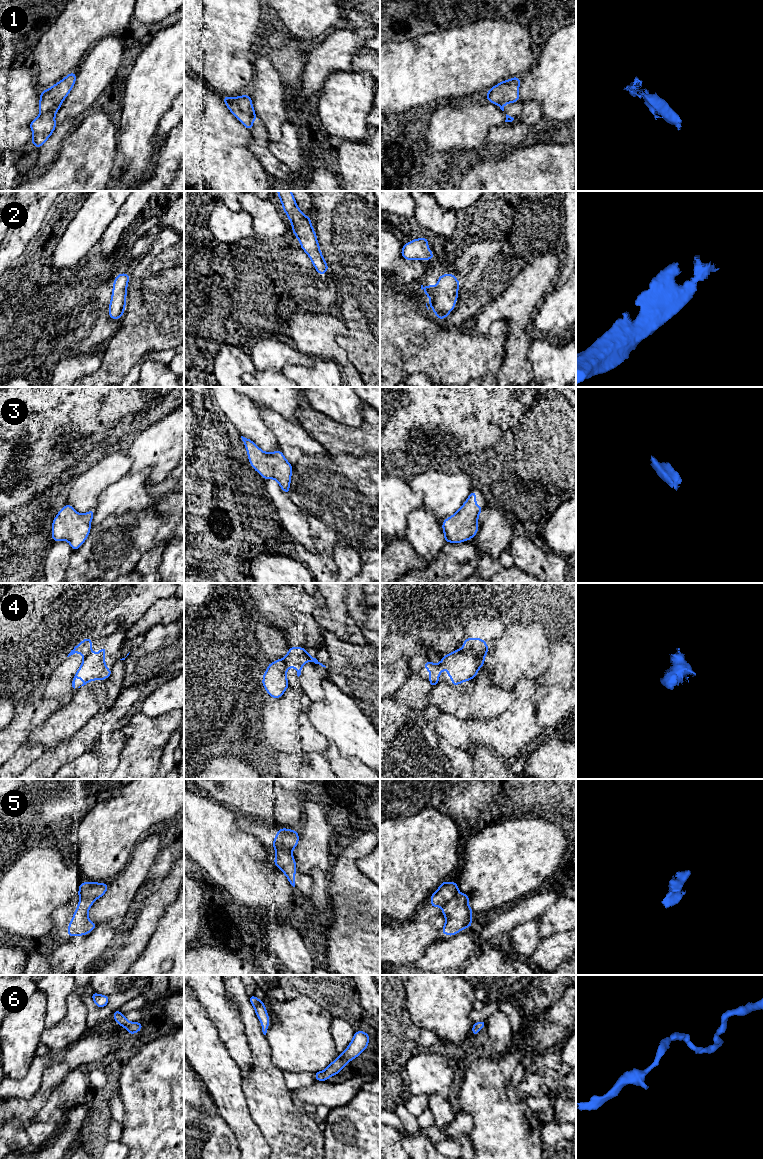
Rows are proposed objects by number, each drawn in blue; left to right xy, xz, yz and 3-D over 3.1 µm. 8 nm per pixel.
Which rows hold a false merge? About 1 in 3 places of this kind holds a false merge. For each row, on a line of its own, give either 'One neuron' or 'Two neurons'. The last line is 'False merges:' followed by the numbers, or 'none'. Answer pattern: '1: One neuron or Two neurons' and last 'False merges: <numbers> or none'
1: Two neurons
2: One neuron
3: One neuron
4: Two neurons
5: Two neurons
6: One neuron
False merges: 1, 4, 5

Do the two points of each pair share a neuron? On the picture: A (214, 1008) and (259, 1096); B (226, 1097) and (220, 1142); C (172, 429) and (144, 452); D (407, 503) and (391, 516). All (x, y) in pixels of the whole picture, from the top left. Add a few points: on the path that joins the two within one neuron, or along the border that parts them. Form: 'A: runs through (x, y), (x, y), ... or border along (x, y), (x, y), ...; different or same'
A: border along (250, 1050), (251, 1069), (242, 1075); different
B: border along (219, 1114), (232, 1131), (236, 1140); different
C: runs through (165, 436), (151, 450); same
D: runs through (403, 504), (395, 512); same

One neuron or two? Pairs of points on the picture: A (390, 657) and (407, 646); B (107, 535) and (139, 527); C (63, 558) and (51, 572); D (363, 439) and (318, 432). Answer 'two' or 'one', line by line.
A: one
B: one
C: one
D: one

